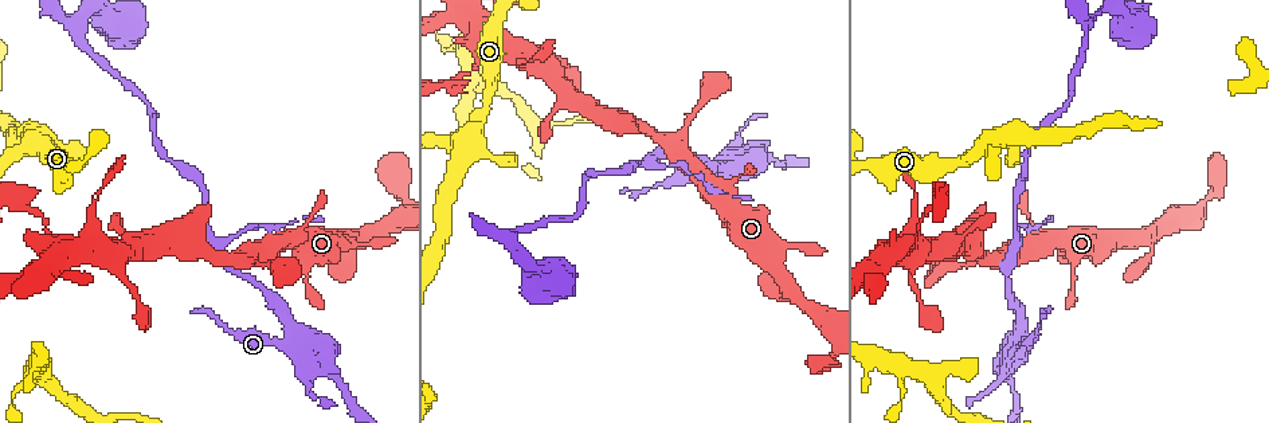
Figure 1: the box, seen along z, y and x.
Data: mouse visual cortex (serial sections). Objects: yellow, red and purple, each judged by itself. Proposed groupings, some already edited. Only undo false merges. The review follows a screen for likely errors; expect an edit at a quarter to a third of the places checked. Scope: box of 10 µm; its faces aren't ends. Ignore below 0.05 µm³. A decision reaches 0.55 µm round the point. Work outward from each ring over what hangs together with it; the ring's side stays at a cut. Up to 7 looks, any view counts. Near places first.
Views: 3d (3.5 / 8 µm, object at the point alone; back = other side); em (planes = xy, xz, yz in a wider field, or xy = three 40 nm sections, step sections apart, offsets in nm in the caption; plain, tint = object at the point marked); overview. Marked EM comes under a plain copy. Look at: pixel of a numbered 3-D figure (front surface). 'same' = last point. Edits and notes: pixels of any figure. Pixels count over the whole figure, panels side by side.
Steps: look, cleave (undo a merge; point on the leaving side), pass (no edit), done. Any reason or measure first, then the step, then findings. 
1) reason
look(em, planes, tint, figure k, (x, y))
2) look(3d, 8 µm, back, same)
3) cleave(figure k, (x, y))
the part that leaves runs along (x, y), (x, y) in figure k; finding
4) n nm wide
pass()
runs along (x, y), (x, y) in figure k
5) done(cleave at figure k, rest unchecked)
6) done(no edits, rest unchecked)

look(3d, 3.5 µm, figure 1, (301, 342))

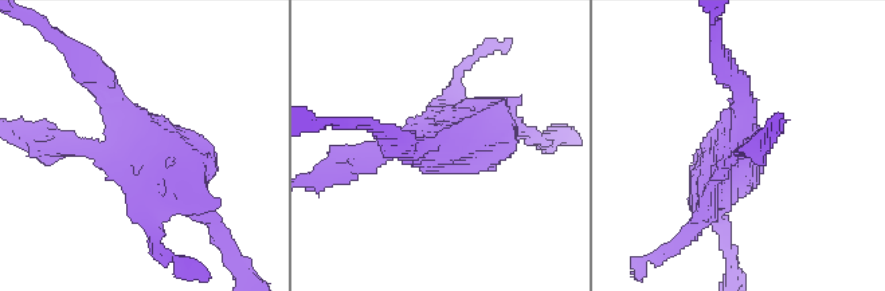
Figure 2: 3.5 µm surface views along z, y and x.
look(em, xy, step 3, tint, figure 2, (141, 150))

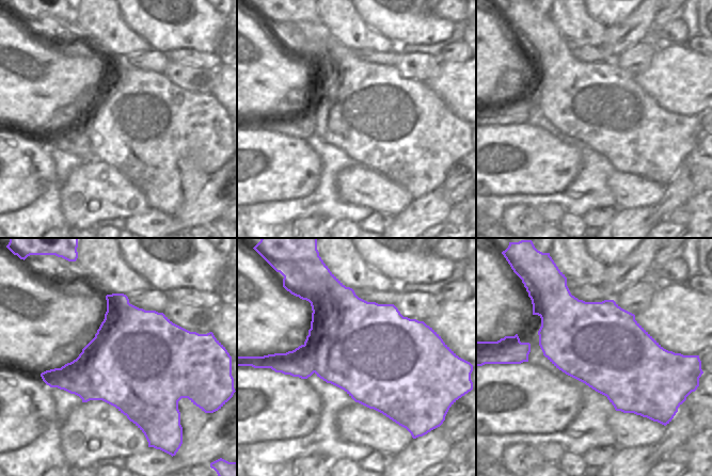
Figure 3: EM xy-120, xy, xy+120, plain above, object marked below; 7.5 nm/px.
cleave(figure 2, (445, 146))
the part that leaves runs along (414, 149), (365, 125) in figure 2; two cells meet here

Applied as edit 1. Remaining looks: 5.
look(overview)

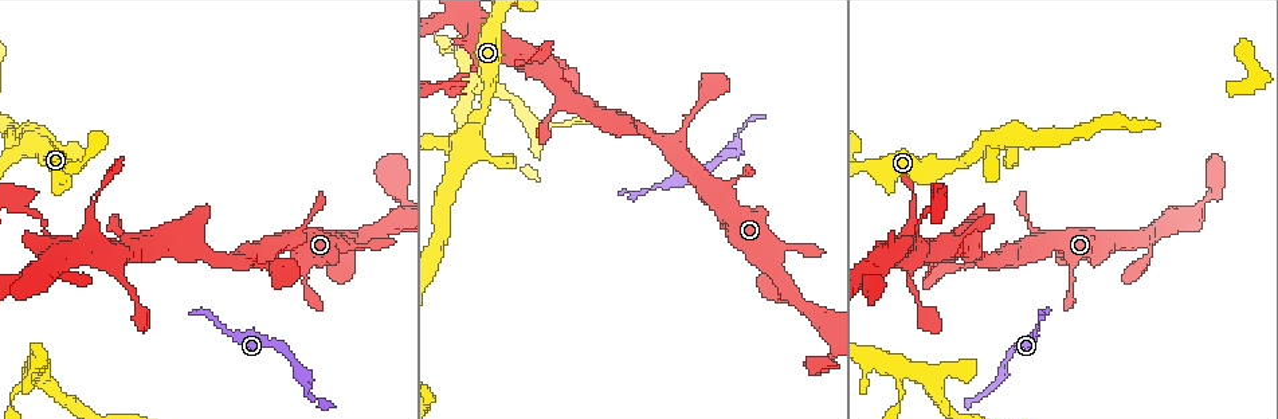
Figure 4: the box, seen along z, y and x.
sudden change in width
look(3d, 3.5 µm, figure 4, (915, 217))

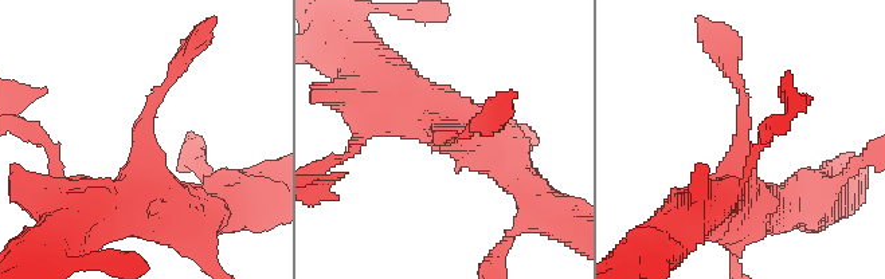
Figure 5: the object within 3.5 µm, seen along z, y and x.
arms of 150, 600 nm; now the EM
look(em, xy, step 3, tint, figure 5, (740, 141))

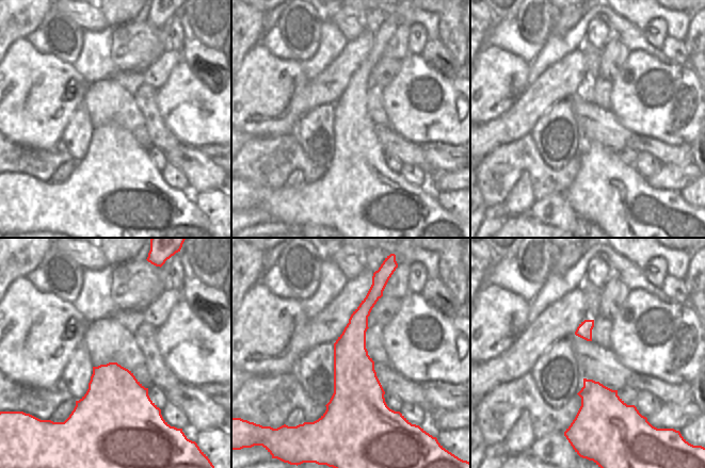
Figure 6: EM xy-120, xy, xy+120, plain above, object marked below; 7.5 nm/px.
pass()
runs along (741, 212), (731, 196), (744, 93), (727, 63) in figure 5; one cell here

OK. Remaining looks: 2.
thick turns thin
look(3d, 3.5 µm, figure 4, (33, 145))

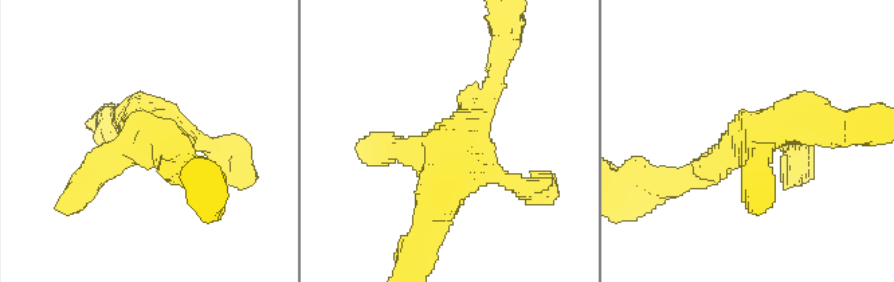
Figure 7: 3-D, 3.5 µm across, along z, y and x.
4 arms; arms of 250, 250, 300, 450 nm; shape alone is not enough
look(em, planes, tint, figure 7, (457, 145))

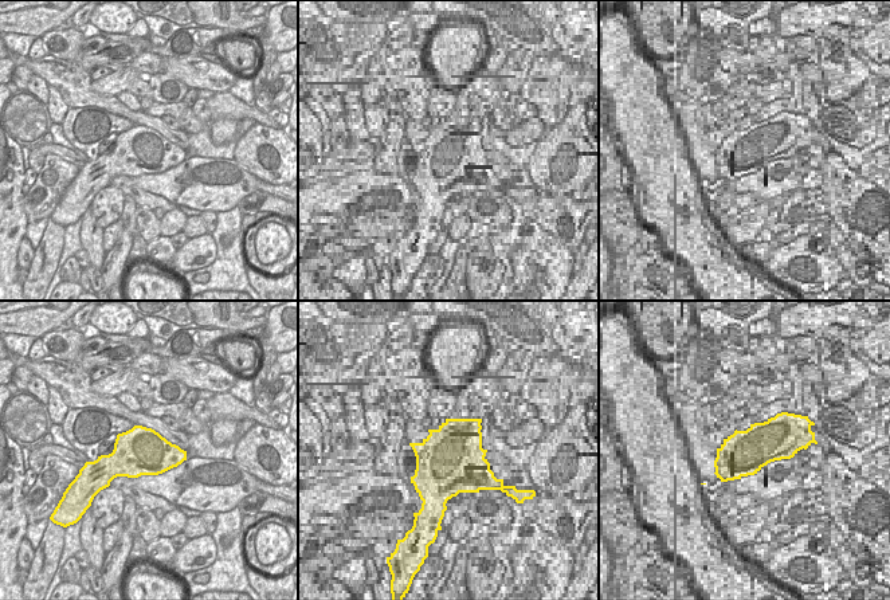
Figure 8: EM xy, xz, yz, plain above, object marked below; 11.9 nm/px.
pass()
runs along (495, 82), (451, 148), (430, 220) in figure 7; all the same cell

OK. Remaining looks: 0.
done(cleave at figure 2, rest unchecked)

